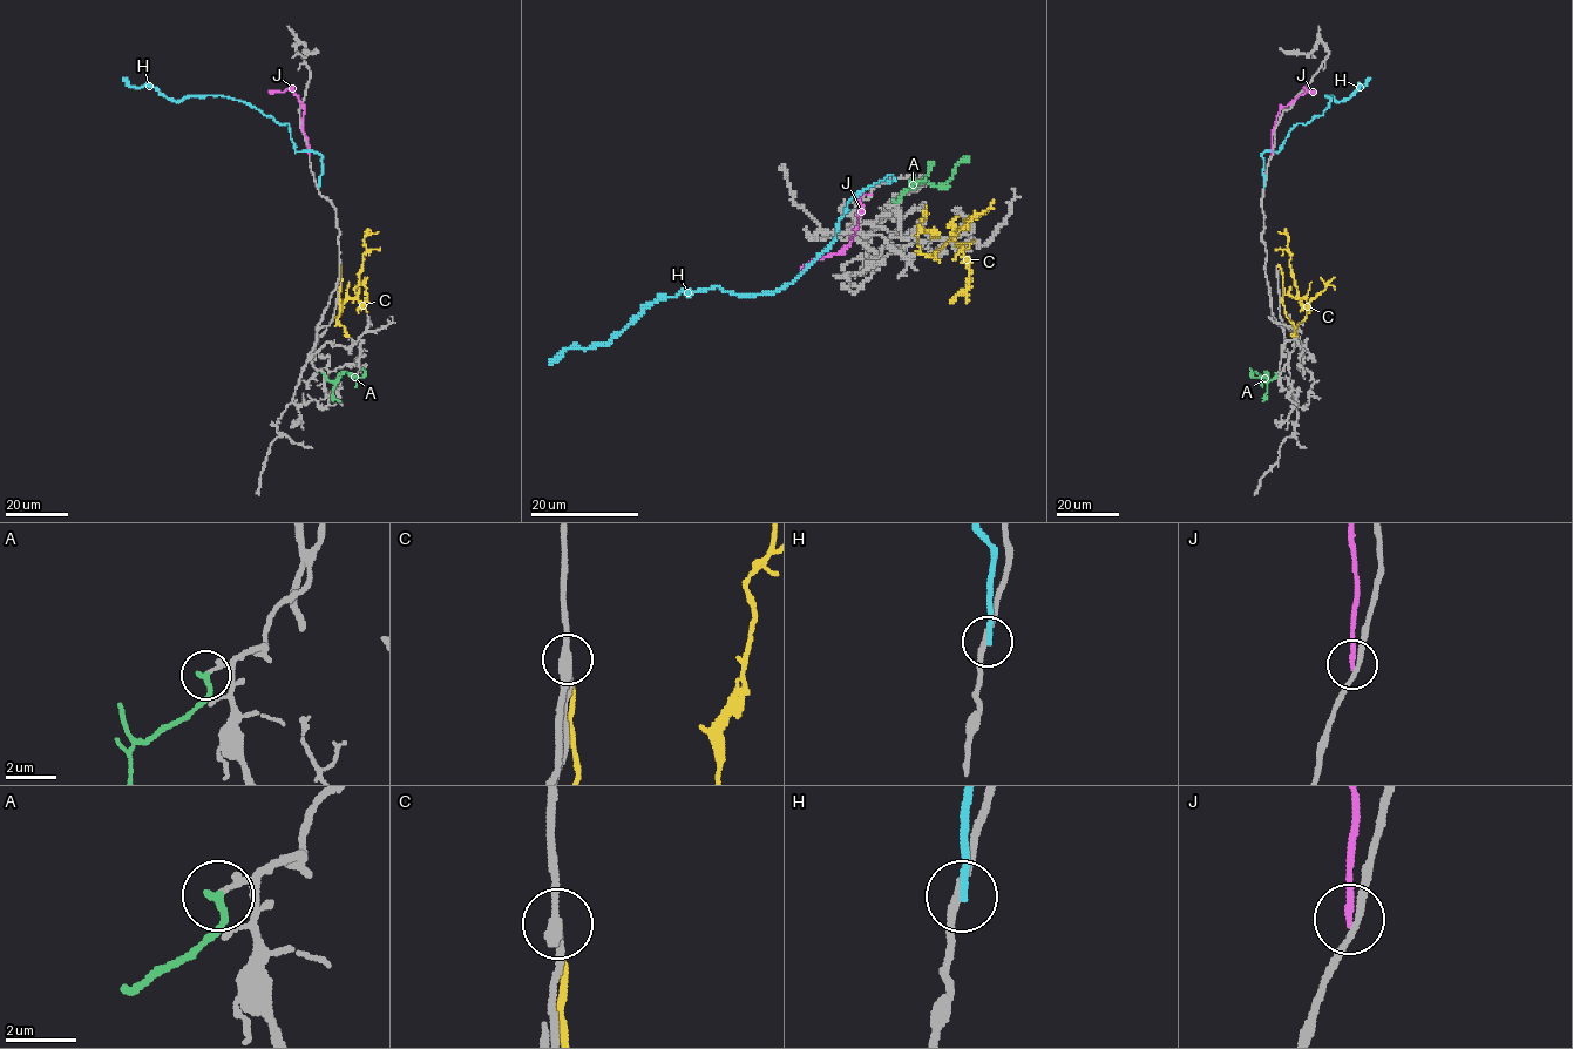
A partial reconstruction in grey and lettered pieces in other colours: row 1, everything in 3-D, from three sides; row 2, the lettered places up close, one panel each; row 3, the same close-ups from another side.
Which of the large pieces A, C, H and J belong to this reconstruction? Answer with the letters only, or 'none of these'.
C

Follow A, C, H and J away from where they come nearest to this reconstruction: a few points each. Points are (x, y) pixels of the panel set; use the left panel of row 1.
A: (323, 373), (333, 380), (344, 371), (356, 377), (363, 376), (363, 367)
C: (340, 265), (339, 312), (336, 325), (344, 302), (357, 296), (366, 248), (365, 236), (378, 231)
H: (318, 188), (321, 156), (296, 151), (289, 124), (238, 100), (170, 101), (154, 87), (130, 87), (123, 78)
J: (309, 154), (300, 101), (292, 89), (268, 92)

